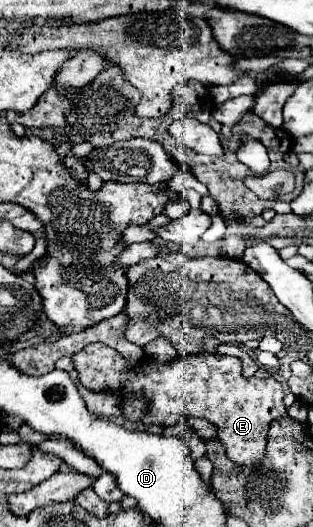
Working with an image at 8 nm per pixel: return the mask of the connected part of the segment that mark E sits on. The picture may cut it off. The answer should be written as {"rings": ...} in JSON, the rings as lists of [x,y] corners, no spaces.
{"rings":[[[103,342],[87,344],[81,352],[73,356],[81,384],[91,392],[115,390],[121,396],[143,396],[149,402],[149,410],[143,416],[143,424],[171,426],[177,424],[181,416],[203,418],[217,426],[217,438],[229,452],[229,458],[243,464],[261,464],[265,452],[265,438],[269,424],[277,418],[285,418],[287,410],[283,406],[283,386],[273,378],[243,378],[241,360],[221,354],[197,354],[177,358],[167,364],[155,364],[143,358],[137,366],[127,366],[123,356]]]}

